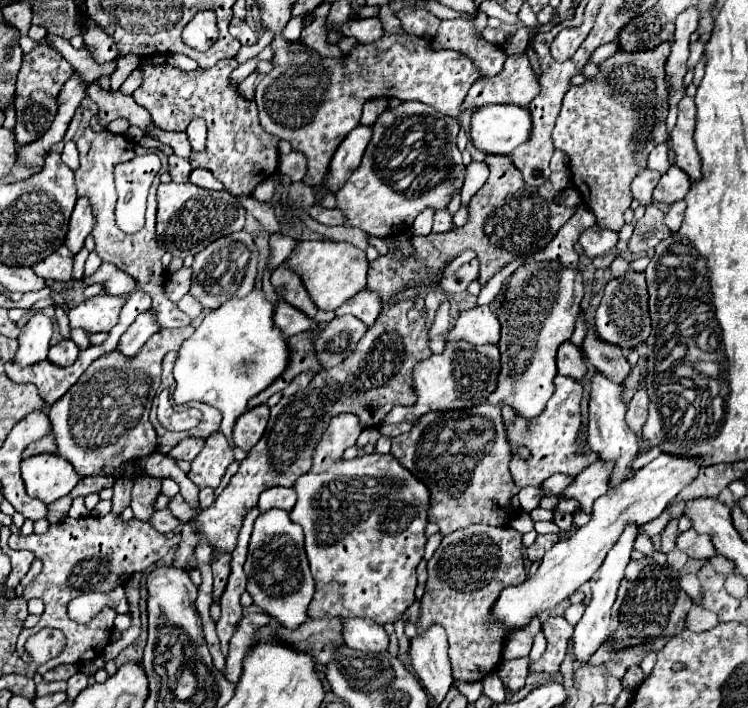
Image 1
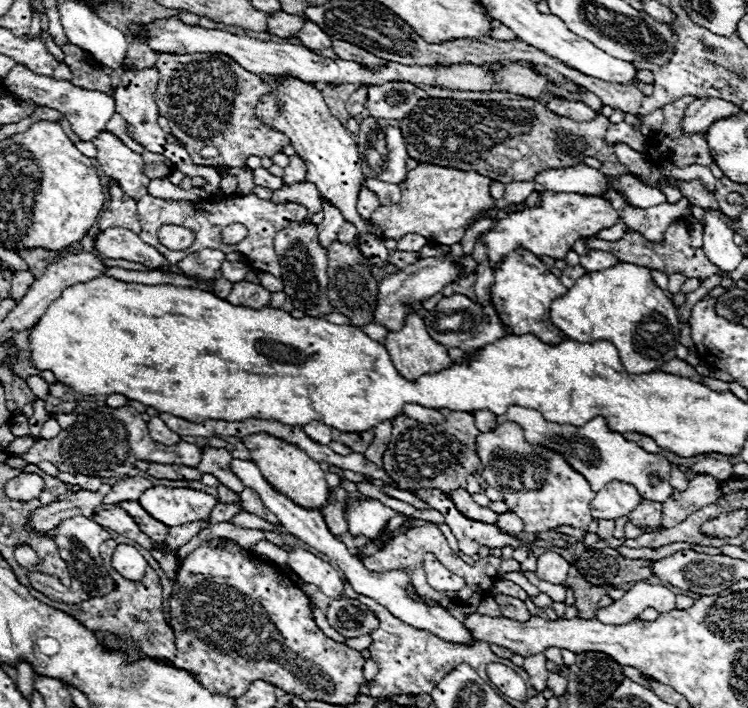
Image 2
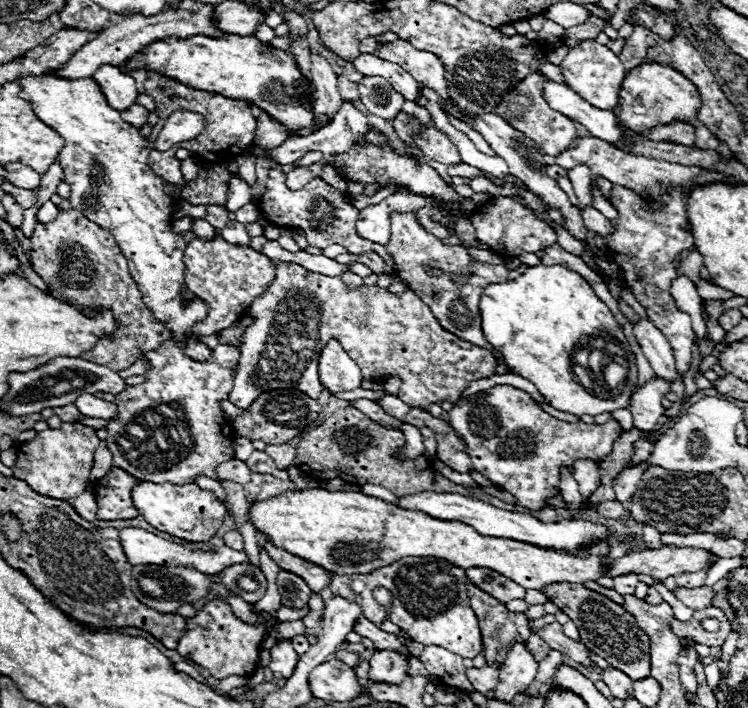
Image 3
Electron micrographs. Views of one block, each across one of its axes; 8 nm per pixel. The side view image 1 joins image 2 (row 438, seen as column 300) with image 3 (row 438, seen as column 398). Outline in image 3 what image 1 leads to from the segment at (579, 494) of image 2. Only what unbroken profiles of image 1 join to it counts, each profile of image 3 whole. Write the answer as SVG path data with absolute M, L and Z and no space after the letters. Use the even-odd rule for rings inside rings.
M494 386L488 392L478 392L474 396L460 398L450 410L448 422L456 430L456 434L466 442L474 470L490 478L506 492L514 494L518 500L518 506L524 506L530 510L542 508L546 496L558 496L560 466L568 466L572 470L572 464L578 458L592 458L594 462L598 462L612 450L612 442L620 438L620 432L618 432L620 424L614 418L608 420L604 426L584 424L584 422L576 422L576 424L562 422L546 414L544 410L540 410L528 392L512 386Z

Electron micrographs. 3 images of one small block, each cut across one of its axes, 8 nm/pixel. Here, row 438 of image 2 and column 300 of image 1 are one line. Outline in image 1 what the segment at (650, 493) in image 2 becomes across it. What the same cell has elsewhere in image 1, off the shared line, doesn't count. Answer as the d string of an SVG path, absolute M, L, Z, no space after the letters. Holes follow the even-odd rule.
M268 510L268 514L260 514L256 518L244 572L248 576L246 590L264 614L276 618L288 630L296 630L306 622L306 610L314 596L316 582L304 554L304 532L290 520L288 514L282 510Z

